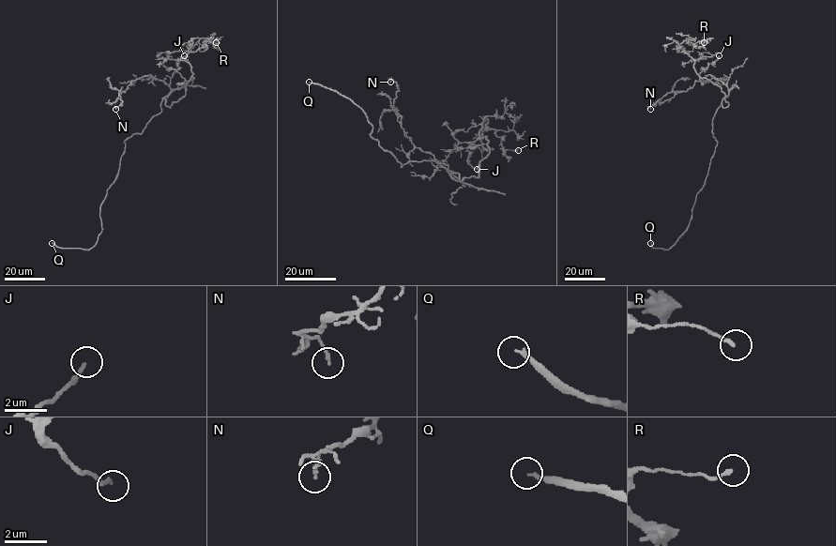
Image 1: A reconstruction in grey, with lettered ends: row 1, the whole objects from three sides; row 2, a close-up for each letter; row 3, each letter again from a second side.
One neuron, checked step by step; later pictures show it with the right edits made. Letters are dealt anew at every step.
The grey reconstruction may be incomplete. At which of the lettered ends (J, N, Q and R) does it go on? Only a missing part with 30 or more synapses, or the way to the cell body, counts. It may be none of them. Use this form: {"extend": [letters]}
{"extend": ["Q"]}

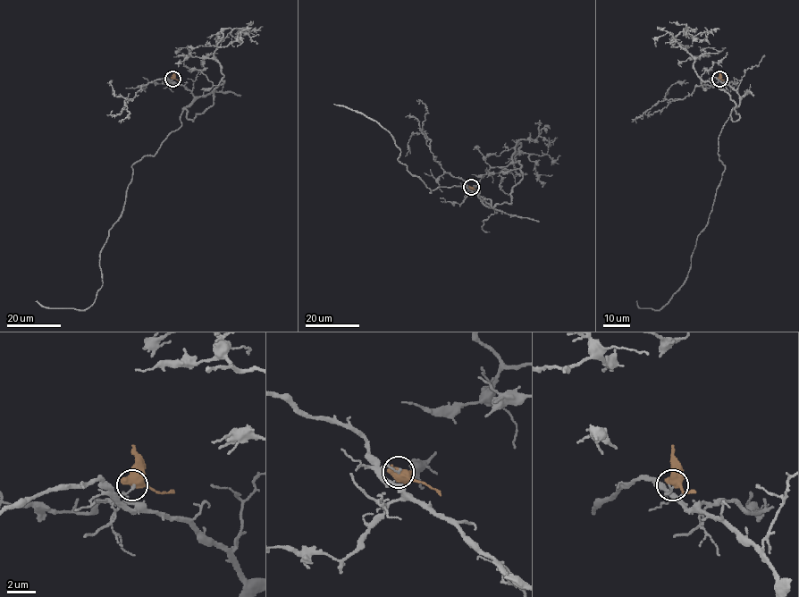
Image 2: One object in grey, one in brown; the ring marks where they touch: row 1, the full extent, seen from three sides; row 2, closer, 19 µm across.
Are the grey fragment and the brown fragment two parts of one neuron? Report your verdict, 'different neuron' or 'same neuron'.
different neuron

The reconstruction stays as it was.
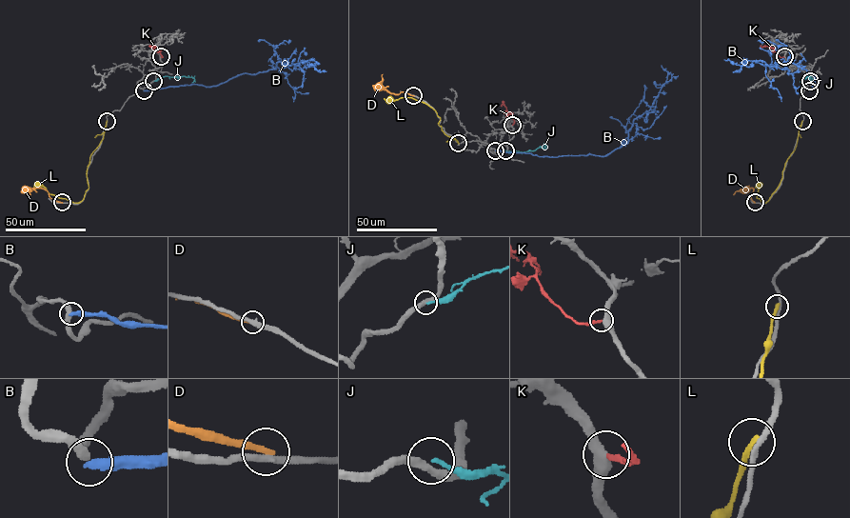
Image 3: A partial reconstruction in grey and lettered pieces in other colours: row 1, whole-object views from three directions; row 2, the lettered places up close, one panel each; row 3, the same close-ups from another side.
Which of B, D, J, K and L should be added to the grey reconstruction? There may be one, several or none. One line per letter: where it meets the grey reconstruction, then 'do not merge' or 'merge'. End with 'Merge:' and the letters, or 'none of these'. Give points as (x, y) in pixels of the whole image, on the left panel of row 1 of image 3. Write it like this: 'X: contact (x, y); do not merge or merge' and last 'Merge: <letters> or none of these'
B: contact (144, 90); do not merge
D: contact (62, 202); do not merge
J: contact (153, 81); do not merge
K: contact (161, 56); merge
L: contact (107, 121); do not merge
Merge: K

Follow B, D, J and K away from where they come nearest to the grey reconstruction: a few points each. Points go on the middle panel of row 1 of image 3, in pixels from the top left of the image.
B: (495, 150), (539, 156), (607, 155), (628, 140), (633, 121), (653, 105), (667, 79), (667, 72), (662, 65)
D: (413, 95), (403, 91), (390, 93), (382, 84), (383, 74)
J: (505, 150), (535, 150), (544, 148), (547, 141)
K: (512, 125), (512, 116), (502, 106)

